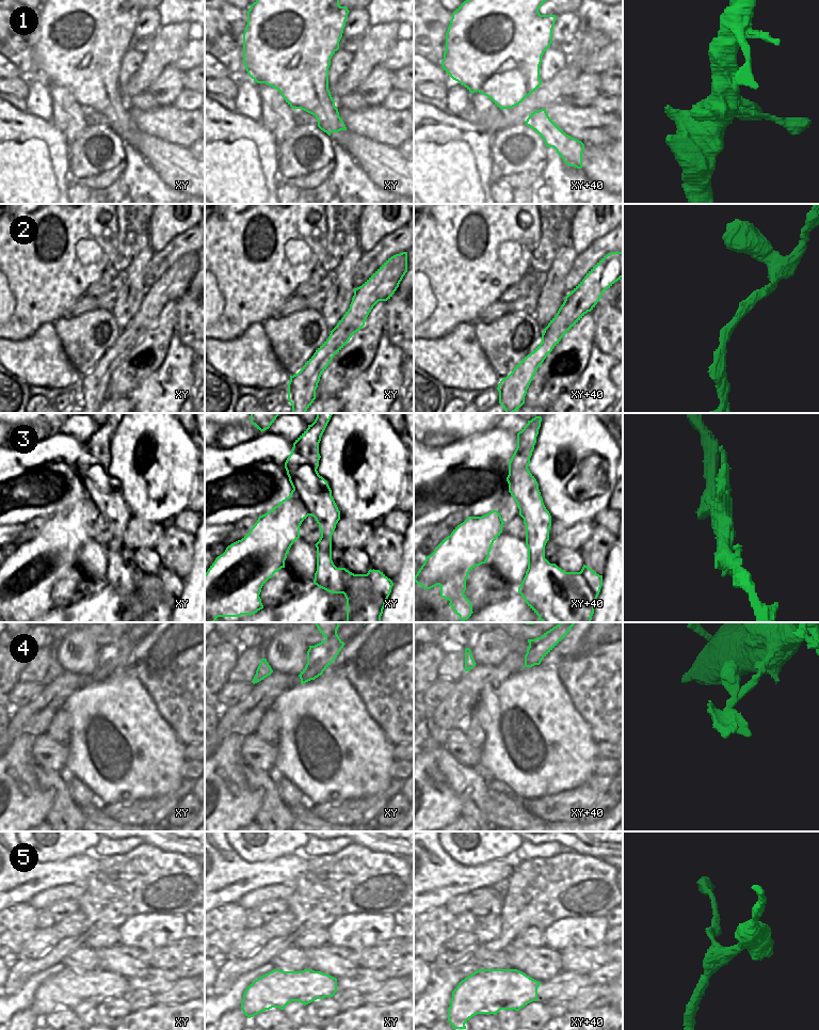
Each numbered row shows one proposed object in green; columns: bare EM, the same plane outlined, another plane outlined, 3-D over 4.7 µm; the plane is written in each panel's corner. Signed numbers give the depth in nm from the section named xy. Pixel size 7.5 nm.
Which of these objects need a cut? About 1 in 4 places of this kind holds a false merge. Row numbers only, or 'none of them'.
3

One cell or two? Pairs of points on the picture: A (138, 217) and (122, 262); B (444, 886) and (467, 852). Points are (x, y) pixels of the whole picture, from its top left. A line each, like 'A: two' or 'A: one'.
A: one
B: two

